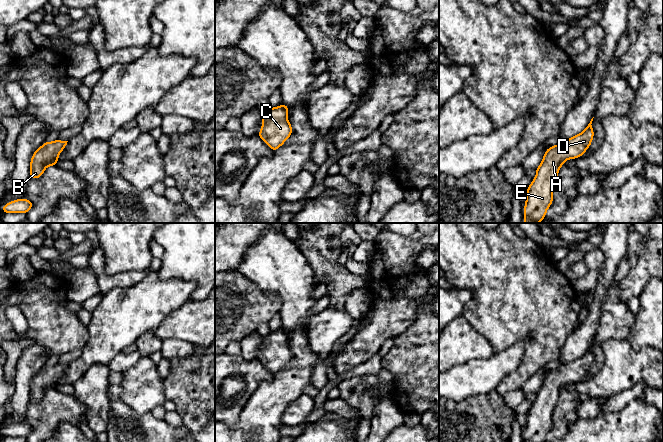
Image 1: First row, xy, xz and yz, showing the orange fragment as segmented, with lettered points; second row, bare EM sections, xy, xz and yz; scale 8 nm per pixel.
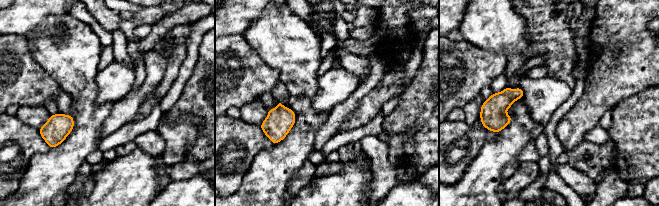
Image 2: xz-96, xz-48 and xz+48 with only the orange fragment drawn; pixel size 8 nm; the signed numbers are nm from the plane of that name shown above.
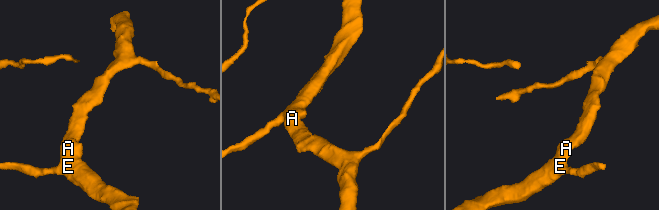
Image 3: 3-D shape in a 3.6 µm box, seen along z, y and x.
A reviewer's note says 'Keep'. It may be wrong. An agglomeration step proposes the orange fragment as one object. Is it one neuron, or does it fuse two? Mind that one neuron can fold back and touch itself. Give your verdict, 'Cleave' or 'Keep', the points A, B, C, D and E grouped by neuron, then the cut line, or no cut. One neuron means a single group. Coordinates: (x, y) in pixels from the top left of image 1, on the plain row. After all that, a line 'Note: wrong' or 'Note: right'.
Keep. Groups: A B C D E. No split
Note: right

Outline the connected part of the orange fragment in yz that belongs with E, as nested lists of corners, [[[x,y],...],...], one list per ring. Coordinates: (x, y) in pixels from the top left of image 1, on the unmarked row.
[[[591,343],[583,356],[549,371],[536,392],[536,400],[526,414],[524,442],[545,442],[553,426],[553,412],[561,390],[569,383],[581,381],[592,367],[594,354]]]

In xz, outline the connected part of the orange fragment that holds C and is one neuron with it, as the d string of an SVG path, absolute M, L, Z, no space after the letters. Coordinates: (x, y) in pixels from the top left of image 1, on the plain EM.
M283 328L271 331L268 336L263 338L262 351L258 360L273 376L292 359L293 353L287 343L288 333L289 330Z

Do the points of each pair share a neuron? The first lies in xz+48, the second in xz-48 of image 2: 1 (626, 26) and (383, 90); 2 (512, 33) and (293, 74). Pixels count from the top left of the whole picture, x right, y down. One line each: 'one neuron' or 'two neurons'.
1: one neuron
2: one neuron

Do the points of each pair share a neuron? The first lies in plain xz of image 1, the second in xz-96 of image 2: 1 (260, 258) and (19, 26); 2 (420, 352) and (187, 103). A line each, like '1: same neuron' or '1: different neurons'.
1: different neurons
2: same neuron

